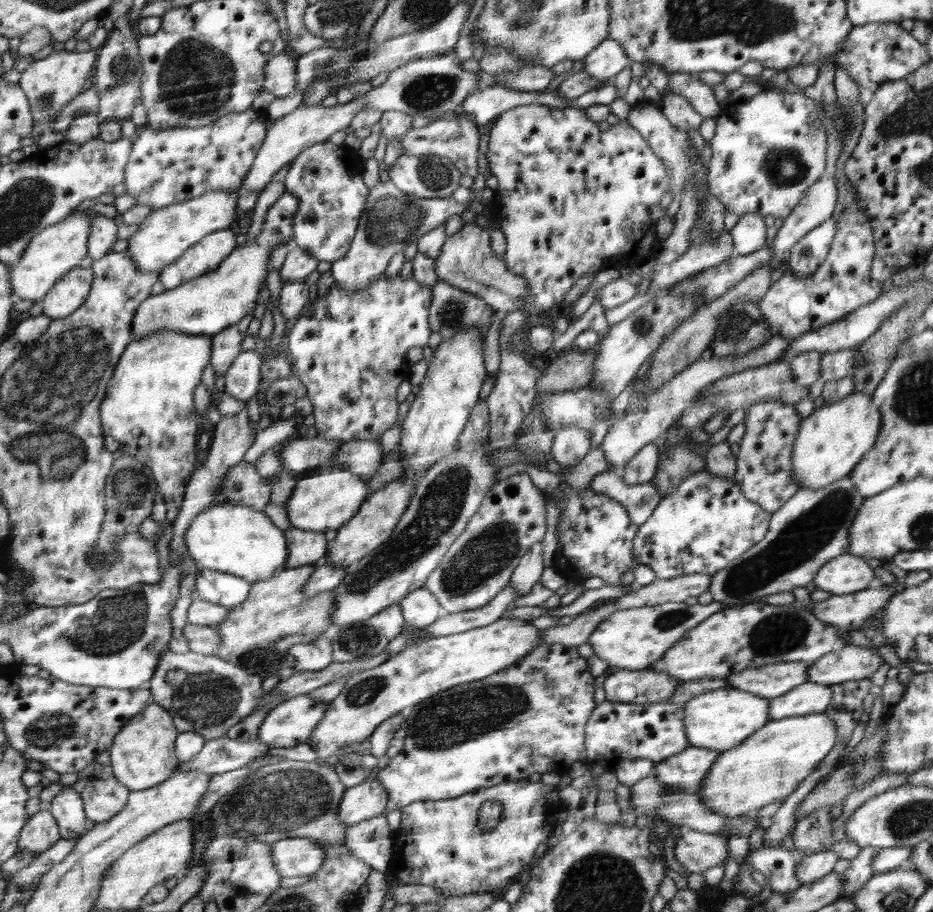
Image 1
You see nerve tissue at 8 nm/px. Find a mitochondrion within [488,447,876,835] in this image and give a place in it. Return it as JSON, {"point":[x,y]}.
{"point":[800,540]}

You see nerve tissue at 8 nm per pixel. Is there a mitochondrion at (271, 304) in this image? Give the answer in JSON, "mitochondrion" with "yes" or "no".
{"mitochondrion":"no"}

